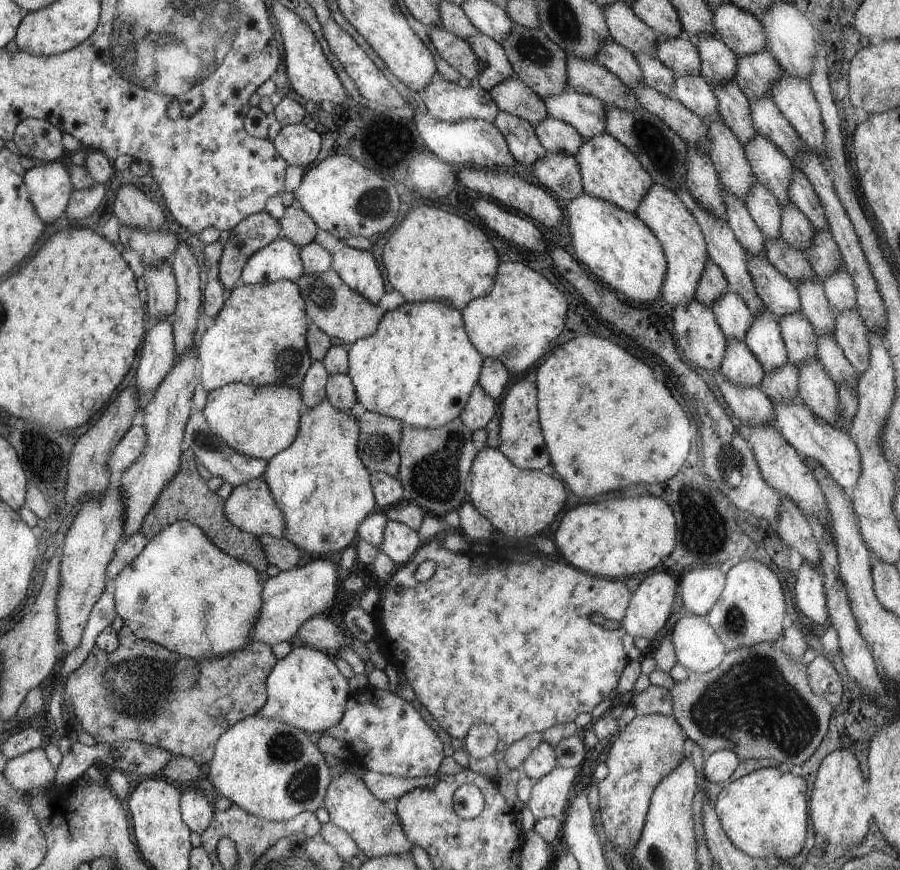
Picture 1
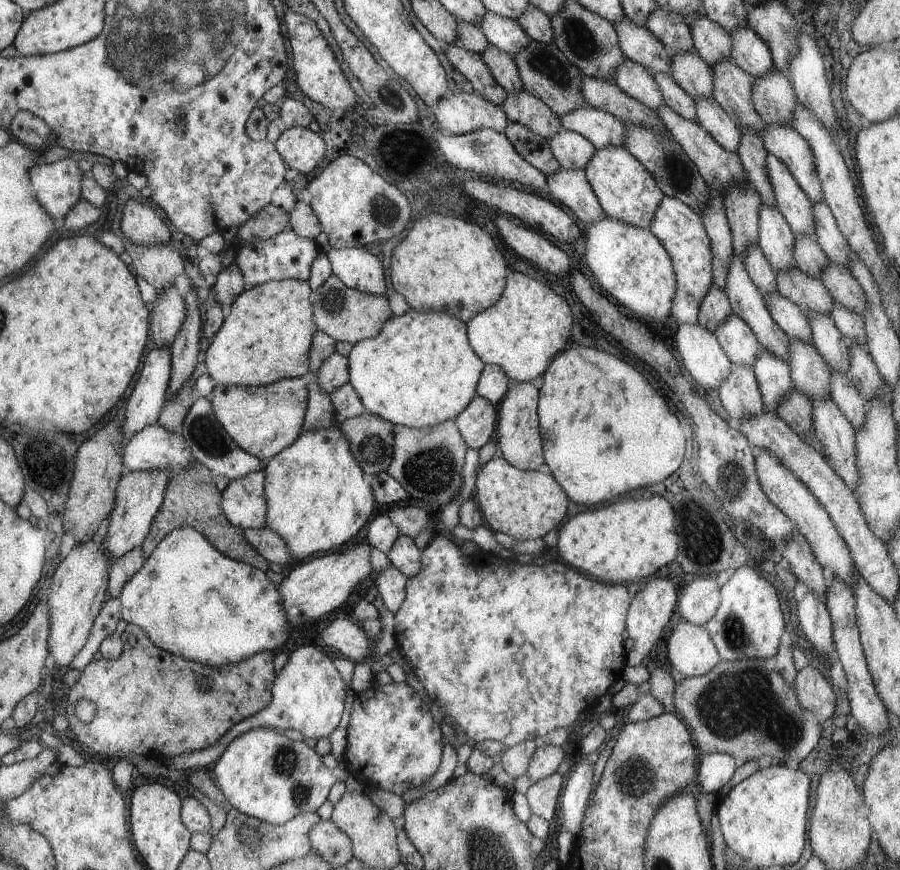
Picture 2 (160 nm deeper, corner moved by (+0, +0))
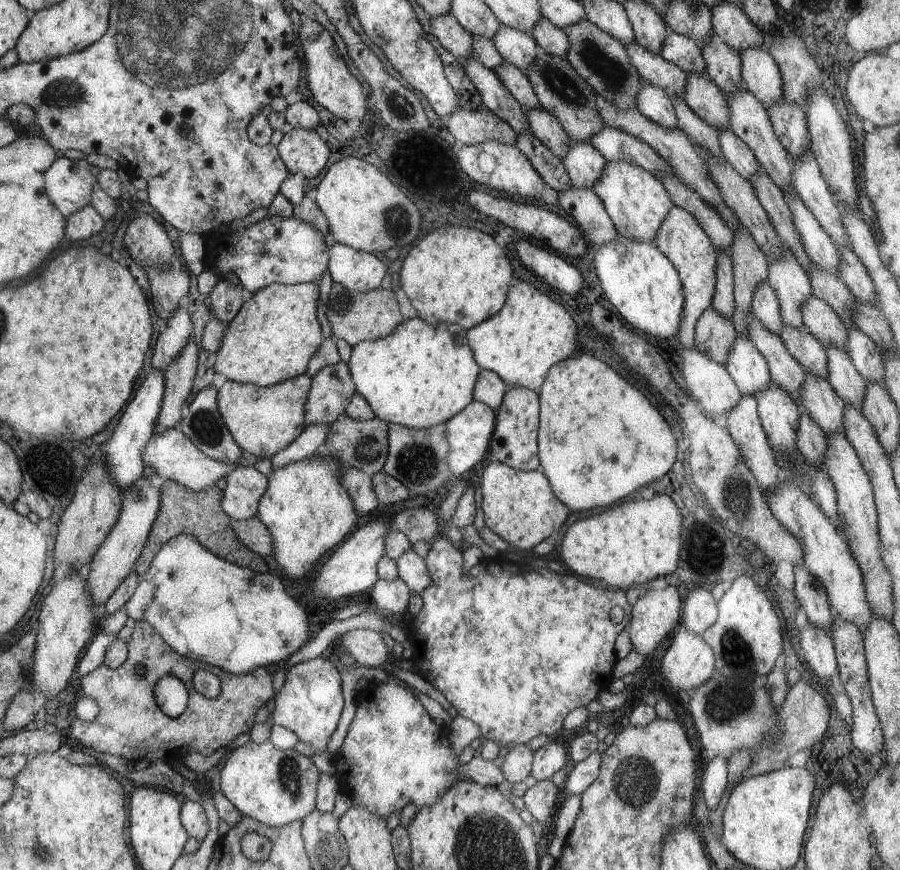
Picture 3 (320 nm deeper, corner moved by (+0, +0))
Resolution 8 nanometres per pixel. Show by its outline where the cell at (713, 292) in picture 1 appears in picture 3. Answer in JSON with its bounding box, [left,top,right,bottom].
[694,306,736,366]

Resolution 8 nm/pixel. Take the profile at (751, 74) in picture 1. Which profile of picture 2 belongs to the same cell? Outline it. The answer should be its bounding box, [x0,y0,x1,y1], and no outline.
[752,68,796,126]

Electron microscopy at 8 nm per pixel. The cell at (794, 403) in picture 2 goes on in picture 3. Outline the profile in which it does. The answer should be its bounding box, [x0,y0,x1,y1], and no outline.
[796,409,826,469]

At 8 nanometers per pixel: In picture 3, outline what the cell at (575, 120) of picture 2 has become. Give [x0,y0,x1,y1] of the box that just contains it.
[589,124,666,174]

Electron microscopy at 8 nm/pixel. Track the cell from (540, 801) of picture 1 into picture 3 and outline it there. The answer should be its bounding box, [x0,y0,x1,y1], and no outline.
[524,779,559,824]

